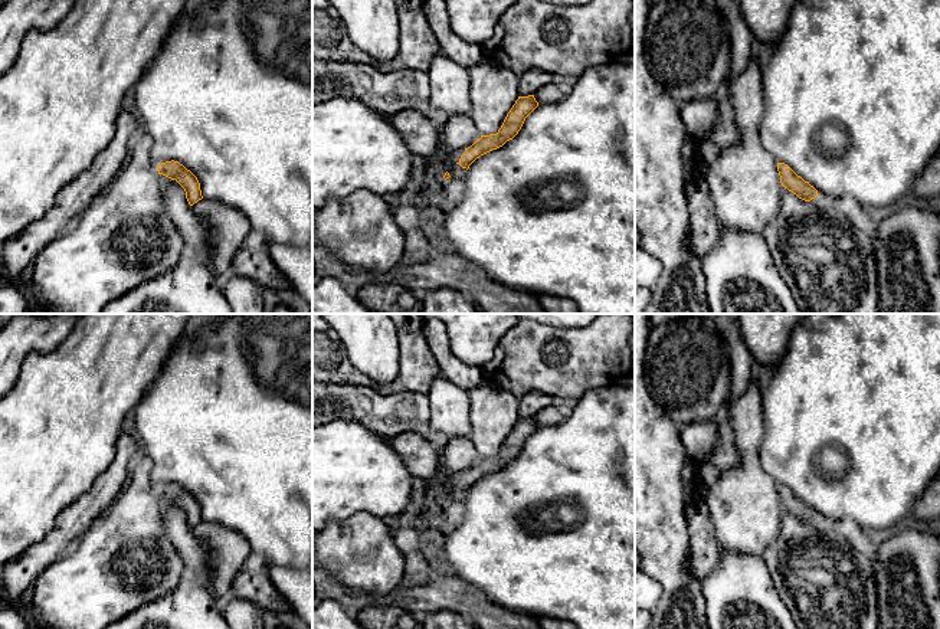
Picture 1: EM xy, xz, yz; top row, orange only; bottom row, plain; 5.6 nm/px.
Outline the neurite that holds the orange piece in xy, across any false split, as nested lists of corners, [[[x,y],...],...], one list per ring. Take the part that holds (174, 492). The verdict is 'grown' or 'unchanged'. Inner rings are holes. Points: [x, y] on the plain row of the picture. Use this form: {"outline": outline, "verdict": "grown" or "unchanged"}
{"outline": [[[166,484],[157,488],[158,497],[176,502],[186,514],[190,528],[203,521],[197,499],[178,484]]], "verdict": "unchanged"}

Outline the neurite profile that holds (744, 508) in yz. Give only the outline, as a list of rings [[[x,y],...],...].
[[[750,380],[741,396],[736,399],[728,396],[724,412],[730,416],[740,458],[705,491],[708,518],[715,530],[720,551],[763,557],[769,546],[779,537],[783,508],[777,494],[777,484],[760,468],[764,413],[763,393],[759,386]]]

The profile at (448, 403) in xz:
[[[436,376],[428,392],[429,425],[433,430],[449,438],[469,438],[472,423],[469,419],[469,392]]]

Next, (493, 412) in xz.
[[[489,383],[471,389],[469,439],[481,458],[497,456],[518,422],[518,397]]]

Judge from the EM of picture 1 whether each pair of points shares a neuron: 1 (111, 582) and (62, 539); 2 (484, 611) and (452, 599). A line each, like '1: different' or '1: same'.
1: different
2: same

